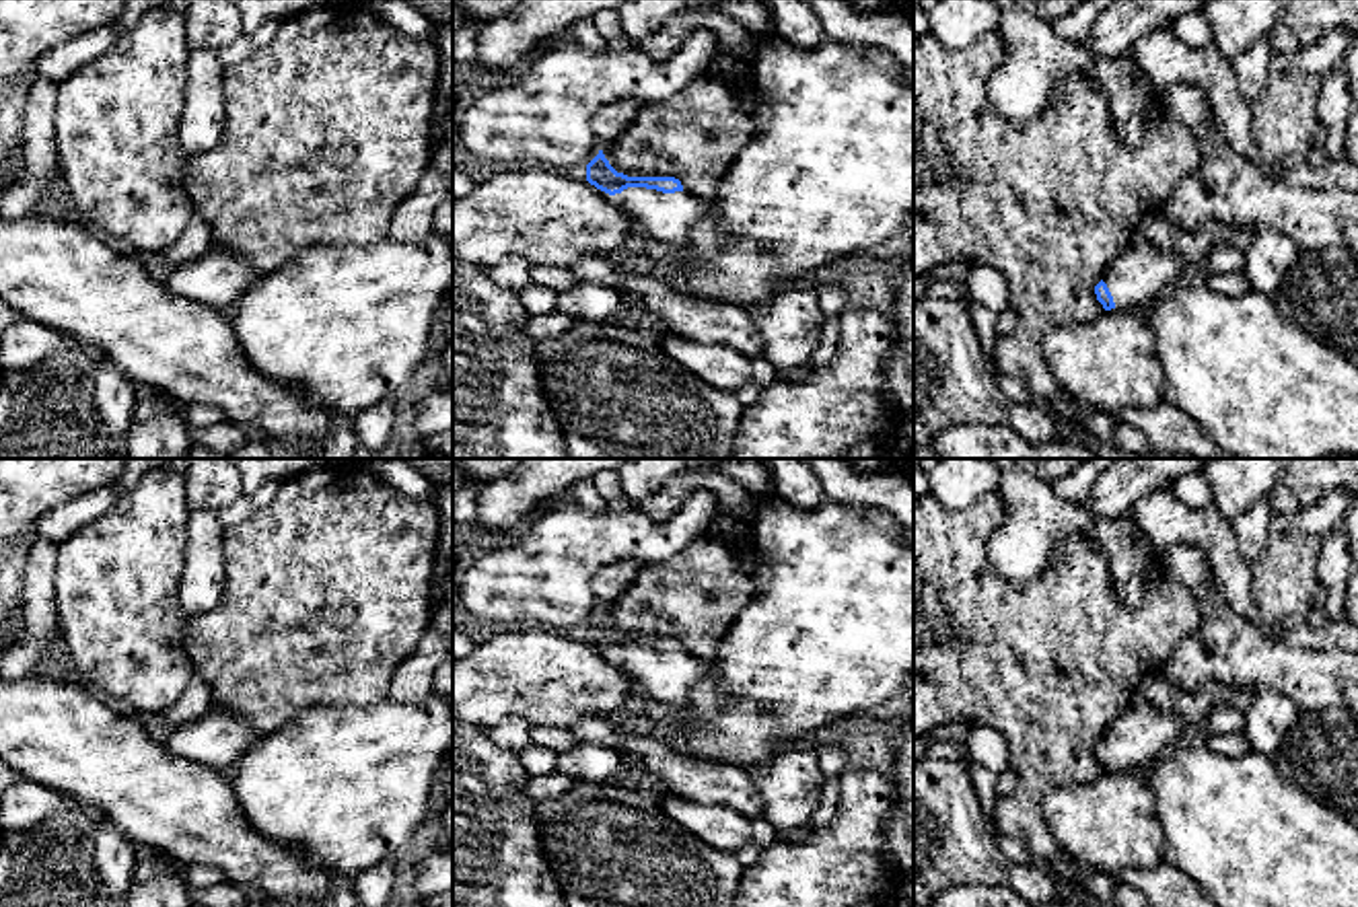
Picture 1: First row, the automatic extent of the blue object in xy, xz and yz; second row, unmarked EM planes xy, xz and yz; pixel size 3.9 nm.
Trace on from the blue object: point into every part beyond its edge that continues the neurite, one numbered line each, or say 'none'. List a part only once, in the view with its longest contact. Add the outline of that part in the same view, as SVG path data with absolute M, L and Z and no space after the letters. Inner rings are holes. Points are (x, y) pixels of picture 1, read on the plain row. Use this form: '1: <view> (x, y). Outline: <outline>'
1: xz (665, 681). Outline: M628 648L613 660L636 681L640 701L658 714L677 716L691 710L691 689L710 677L710 662L689 652L663 654Z

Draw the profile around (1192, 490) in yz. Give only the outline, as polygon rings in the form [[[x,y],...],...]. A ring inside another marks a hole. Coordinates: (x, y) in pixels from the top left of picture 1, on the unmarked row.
[[[1204,473],[1179,477],[1171,494],[1187,508],[1200,510],[1212,504],[1212,487]]]

